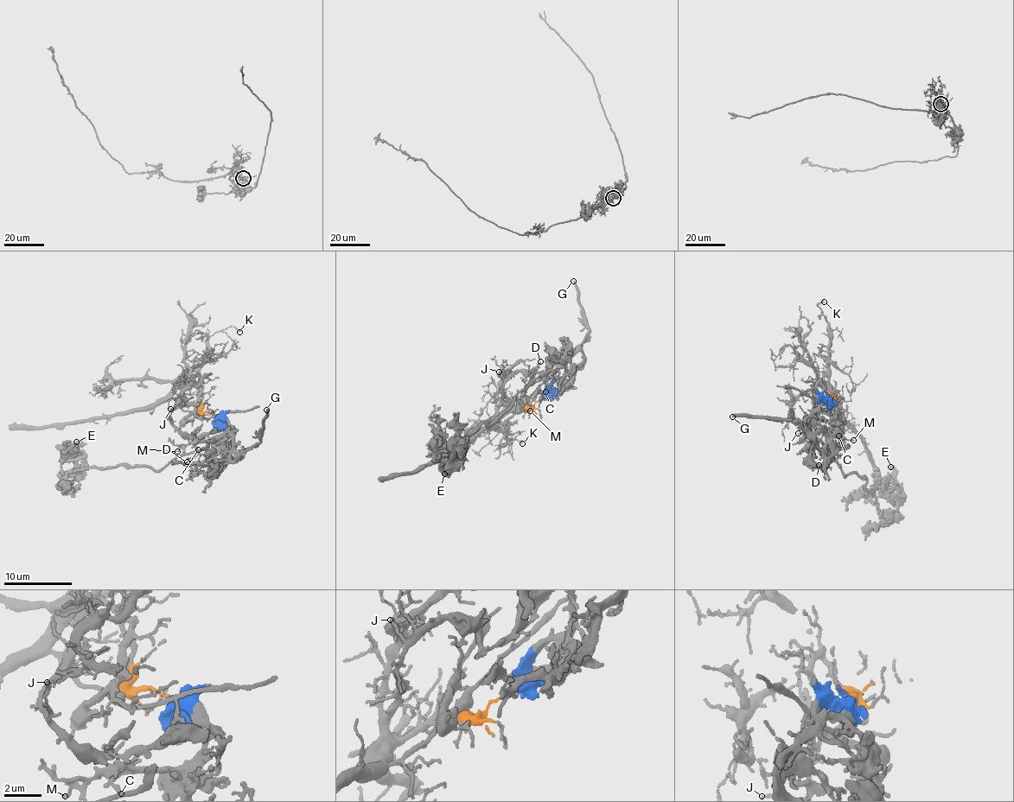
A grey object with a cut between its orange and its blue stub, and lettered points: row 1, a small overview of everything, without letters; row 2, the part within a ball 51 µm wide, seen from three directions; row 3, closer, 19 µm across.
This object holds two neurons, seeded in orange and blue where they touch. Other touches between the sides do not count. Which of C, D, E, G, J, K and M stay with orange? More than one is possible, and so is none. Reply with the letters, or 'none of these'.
J, K

